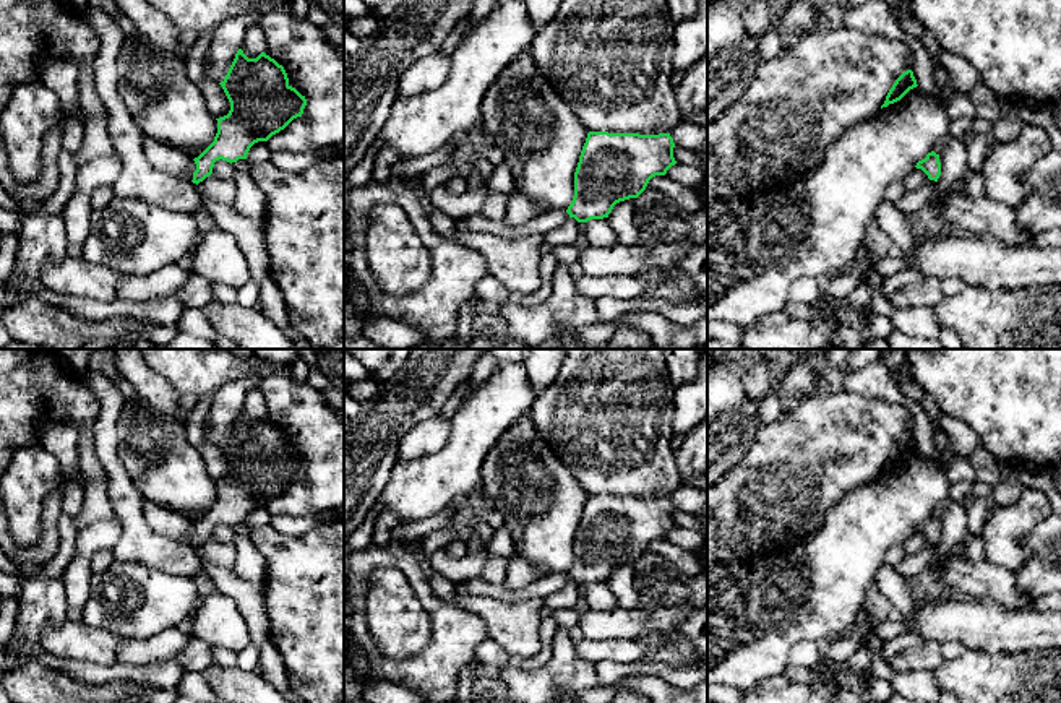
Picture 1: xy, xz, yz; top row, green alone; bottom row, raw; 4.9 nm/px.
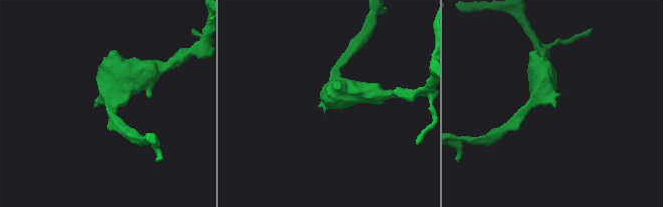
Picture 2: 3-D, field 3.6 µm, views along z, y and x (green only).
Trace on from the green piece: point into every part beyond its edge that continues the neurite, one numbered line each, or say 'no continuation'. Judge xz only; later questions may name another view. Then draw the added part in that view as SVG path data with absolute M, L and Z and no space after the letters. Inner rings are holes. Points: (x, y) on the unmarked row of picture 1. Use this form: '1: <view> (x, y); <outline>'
no continuation

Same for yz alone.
no continuation

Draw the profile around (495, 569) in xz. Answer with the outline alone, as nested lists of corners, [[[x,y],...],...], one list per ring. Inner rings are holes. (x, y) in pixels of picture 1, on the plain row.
[[[488,557],[480,576],[492,584],[503,584],[508,575],[509,559],[506,557]]]

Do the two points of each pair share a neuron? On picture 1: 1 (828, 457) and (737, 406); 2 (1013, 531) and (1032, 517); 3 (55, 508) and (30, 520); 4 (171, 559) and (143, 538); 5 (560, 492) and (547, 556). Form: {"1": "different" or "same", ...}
{"1": "different", "2": "same", "3": "different", "4": "same", "5": "same"}

